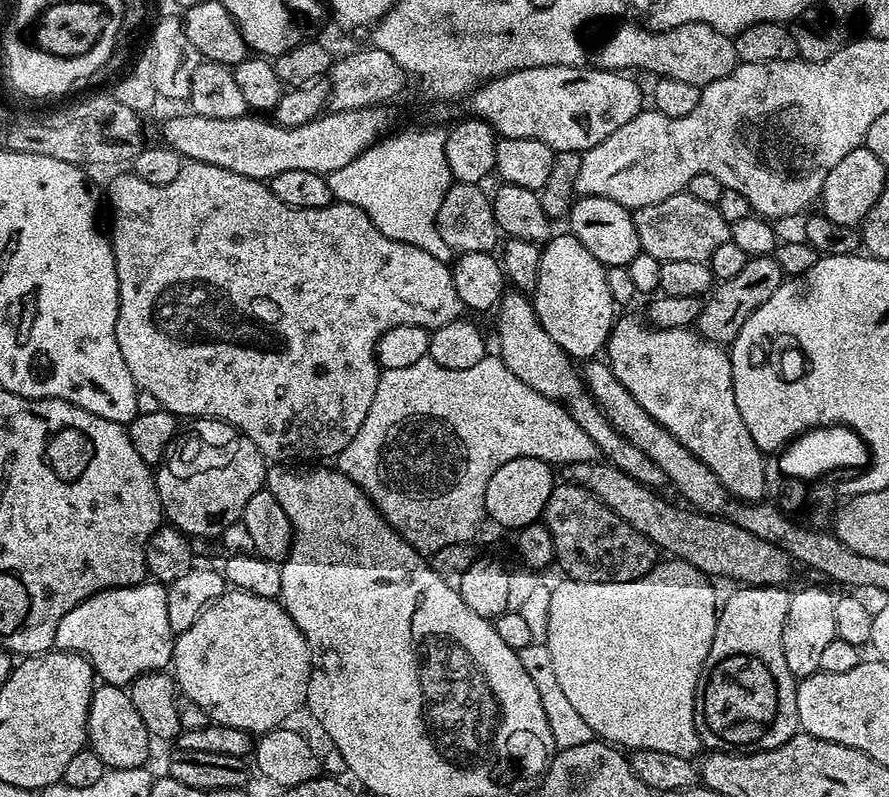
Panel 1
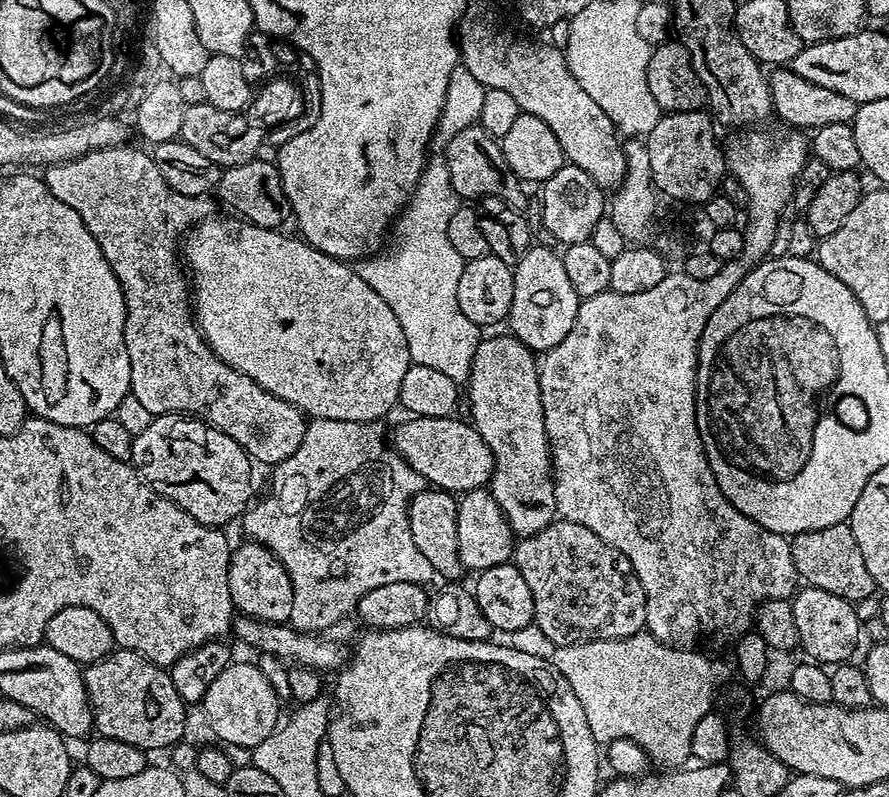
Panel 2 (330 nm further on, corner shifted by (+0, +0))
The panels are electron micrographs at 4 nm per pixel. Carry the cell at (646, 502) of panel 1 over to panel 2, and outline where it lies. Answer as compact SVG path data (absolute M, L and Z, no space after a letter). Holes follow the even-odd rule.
M455 415L443 416L442 418L426 418L425 416L412 416L405 424L396 428L396 433L391 433L390 440L397 454L404 459L410 467L422 474L424 480L433 488L441 492L463 494L475 488L485 487L491 481L492 471L496 465L494 454L490 446L478 434L478 430L467 419L456 420Z

